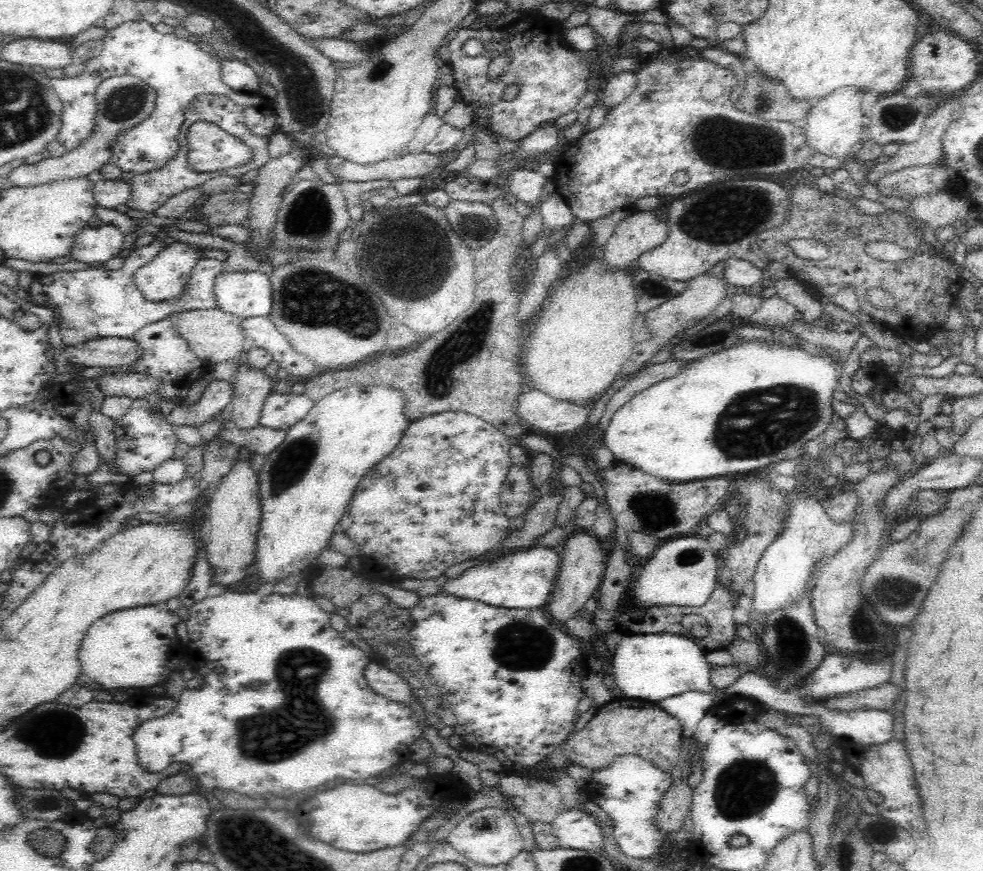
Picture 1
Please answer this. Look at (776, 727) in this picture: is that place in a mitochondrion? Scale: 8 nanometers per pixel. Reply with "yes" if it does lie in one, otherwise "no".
no

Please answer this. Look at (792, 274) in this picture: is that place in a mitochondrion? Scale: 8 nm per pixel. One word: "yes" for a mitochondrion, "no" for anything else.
no

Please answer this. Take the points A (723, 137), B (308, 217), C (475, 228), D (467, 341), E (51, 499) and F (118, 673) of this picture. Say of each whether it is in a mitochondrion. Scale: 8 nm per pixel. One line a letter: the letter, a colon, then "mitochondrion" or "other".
A: mitochondrion
B: mitochondrion
C: mitochondrion
D: mitochondrion
E: other
F: other

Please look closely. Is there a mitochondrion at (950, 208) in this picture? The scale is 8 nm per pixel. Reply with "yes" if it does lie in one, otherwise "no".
no

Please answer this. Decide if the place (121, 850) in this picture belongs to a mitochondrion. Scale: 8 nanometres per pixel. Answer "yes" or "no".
no

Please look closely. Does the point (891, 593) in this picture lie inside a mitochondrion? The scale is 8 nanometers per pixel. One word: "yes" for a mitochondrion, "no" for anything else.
yes

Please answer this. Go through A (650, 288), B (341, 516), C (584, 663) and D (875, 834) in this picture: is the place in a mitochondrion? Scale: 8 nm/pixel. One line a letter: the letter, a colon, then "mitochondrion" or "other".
A: mitochondrion
B: other
C: other
D: mitochondrion

